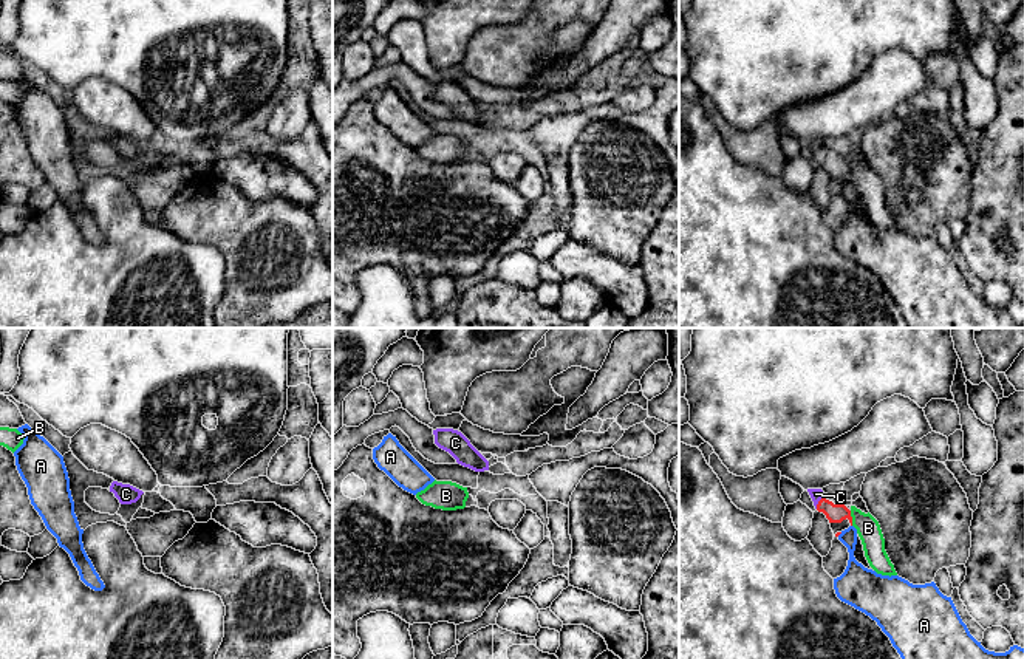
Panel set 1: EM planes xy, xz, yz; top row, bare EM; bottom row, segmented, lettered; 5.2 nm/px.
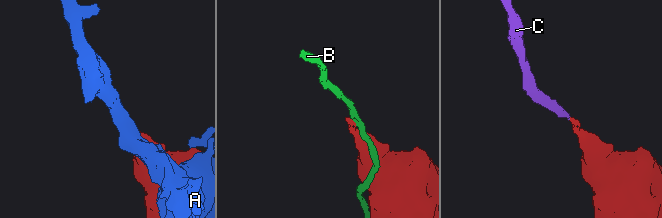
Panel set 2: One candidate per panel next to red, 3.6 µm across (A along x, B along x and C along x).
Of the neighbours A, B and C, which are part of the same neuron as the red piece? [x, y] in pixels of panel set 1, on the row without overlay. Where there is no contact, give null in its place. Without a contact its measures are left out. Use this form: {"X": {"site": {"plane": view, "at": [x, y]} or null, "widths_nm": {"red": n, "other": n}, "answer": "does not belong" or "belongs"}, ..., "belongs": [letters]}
{"A": {"site": {"plane": "yz", "at": [839, 187]}, "widths_nm": {"red": 20, "other": 150}, "answer": "does not belong"}, "B": {"site": {"plane": "yz", "at": [851, 172]}, "widths_nm": {"red": 100, "other": 120}, "answer": "does not belong"}, "C": {"site": {"plane": "yz", "at": [819, 157]}, "widths_nm": {"red": 100, "other": 60}, "answer": "belongs"}, "belongs": ["C"]}

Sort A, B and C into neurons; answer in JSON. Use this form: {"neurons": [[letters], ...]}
{"neurons": [["A"], ["B"], ["C"]]}

